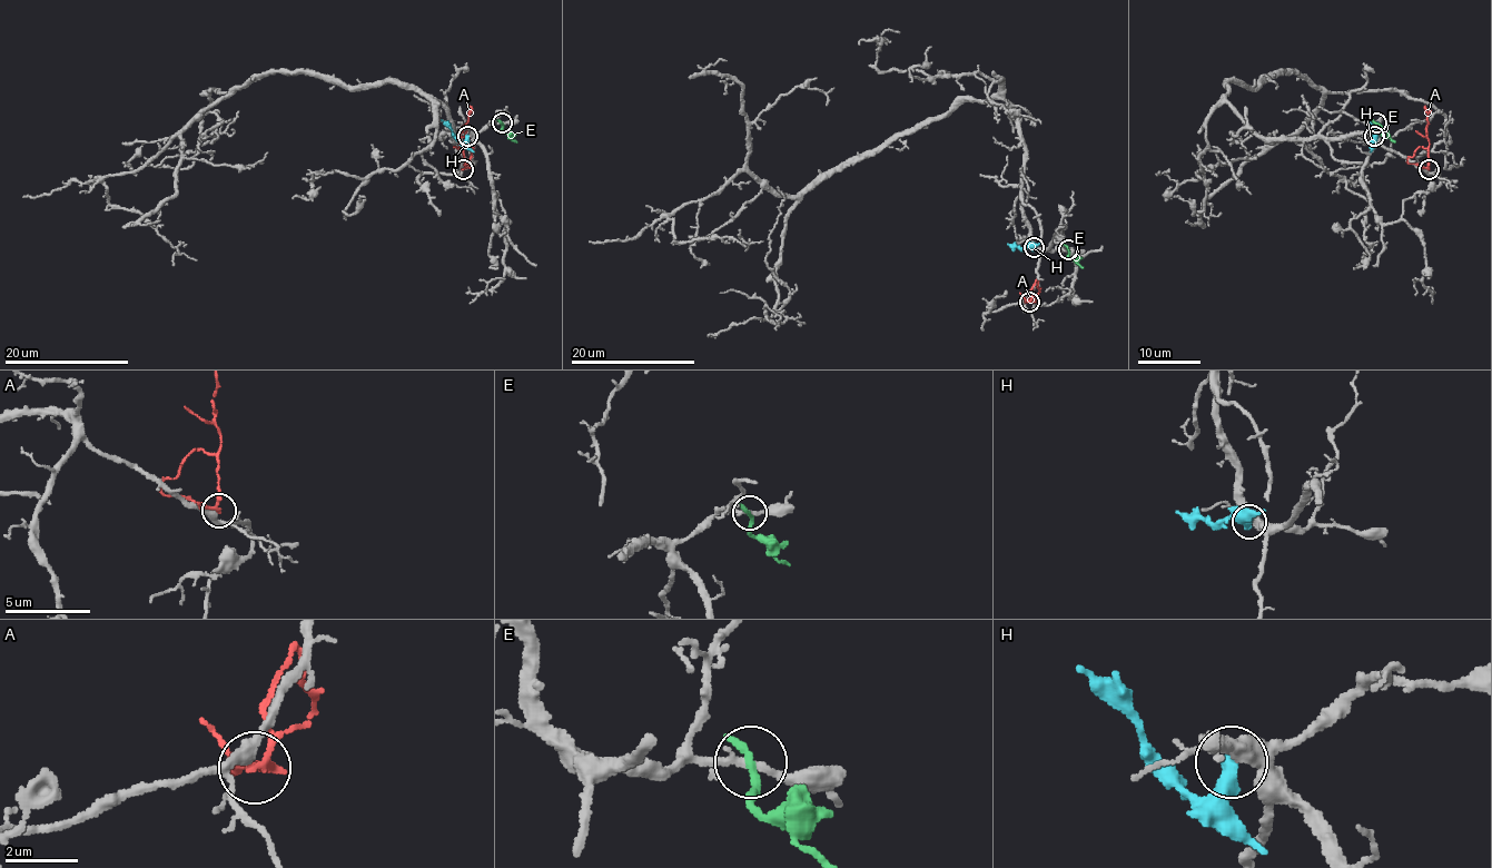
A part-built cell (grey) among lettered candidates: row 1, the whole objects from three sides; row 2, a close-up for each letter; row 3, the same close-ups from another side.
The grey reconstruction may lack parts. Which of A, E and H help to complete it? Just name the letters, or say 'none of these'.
none of these

